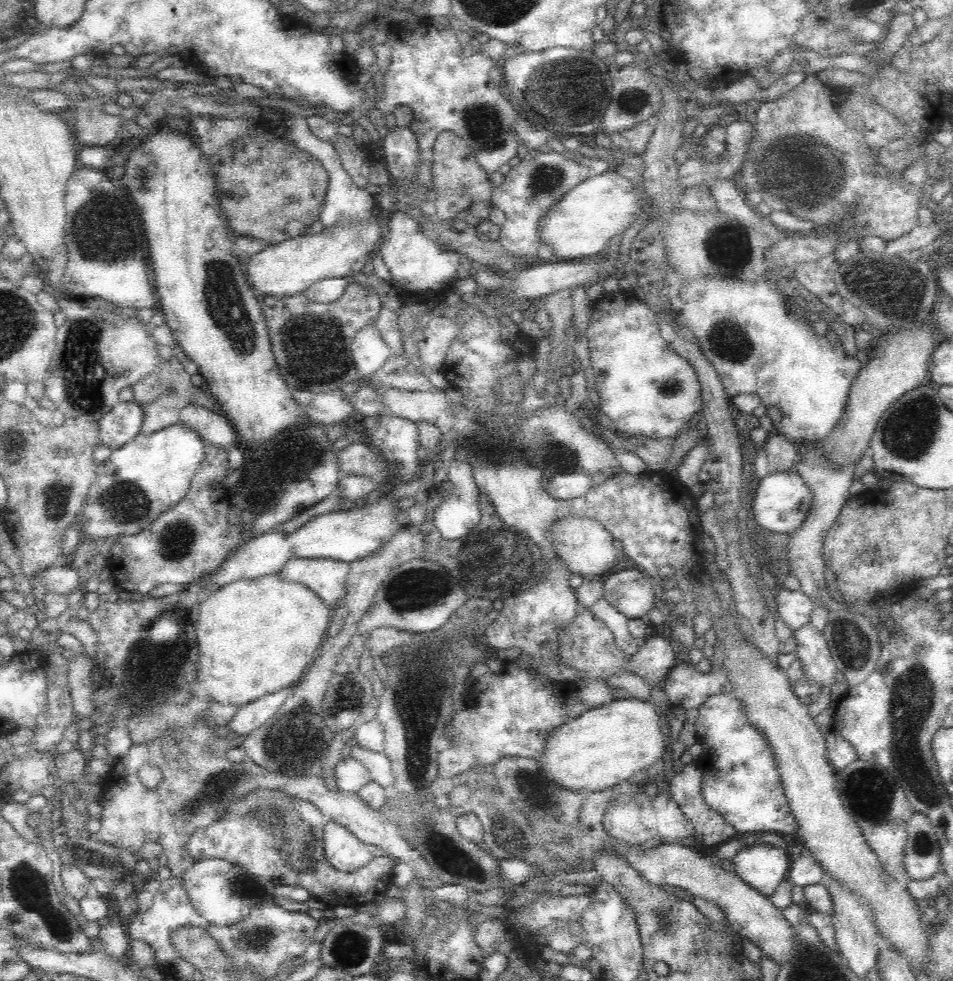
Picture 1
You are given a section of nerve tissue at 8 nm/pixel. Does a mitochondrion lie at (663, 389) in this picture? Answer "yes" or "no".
yes

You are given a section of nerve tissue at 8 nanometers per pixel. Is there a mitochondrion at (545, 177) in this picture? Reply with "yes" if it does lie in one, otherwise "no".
yes

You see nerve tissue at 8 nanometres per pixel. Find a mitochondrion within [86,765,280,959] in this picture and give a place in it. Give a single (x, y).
(220, 790)

